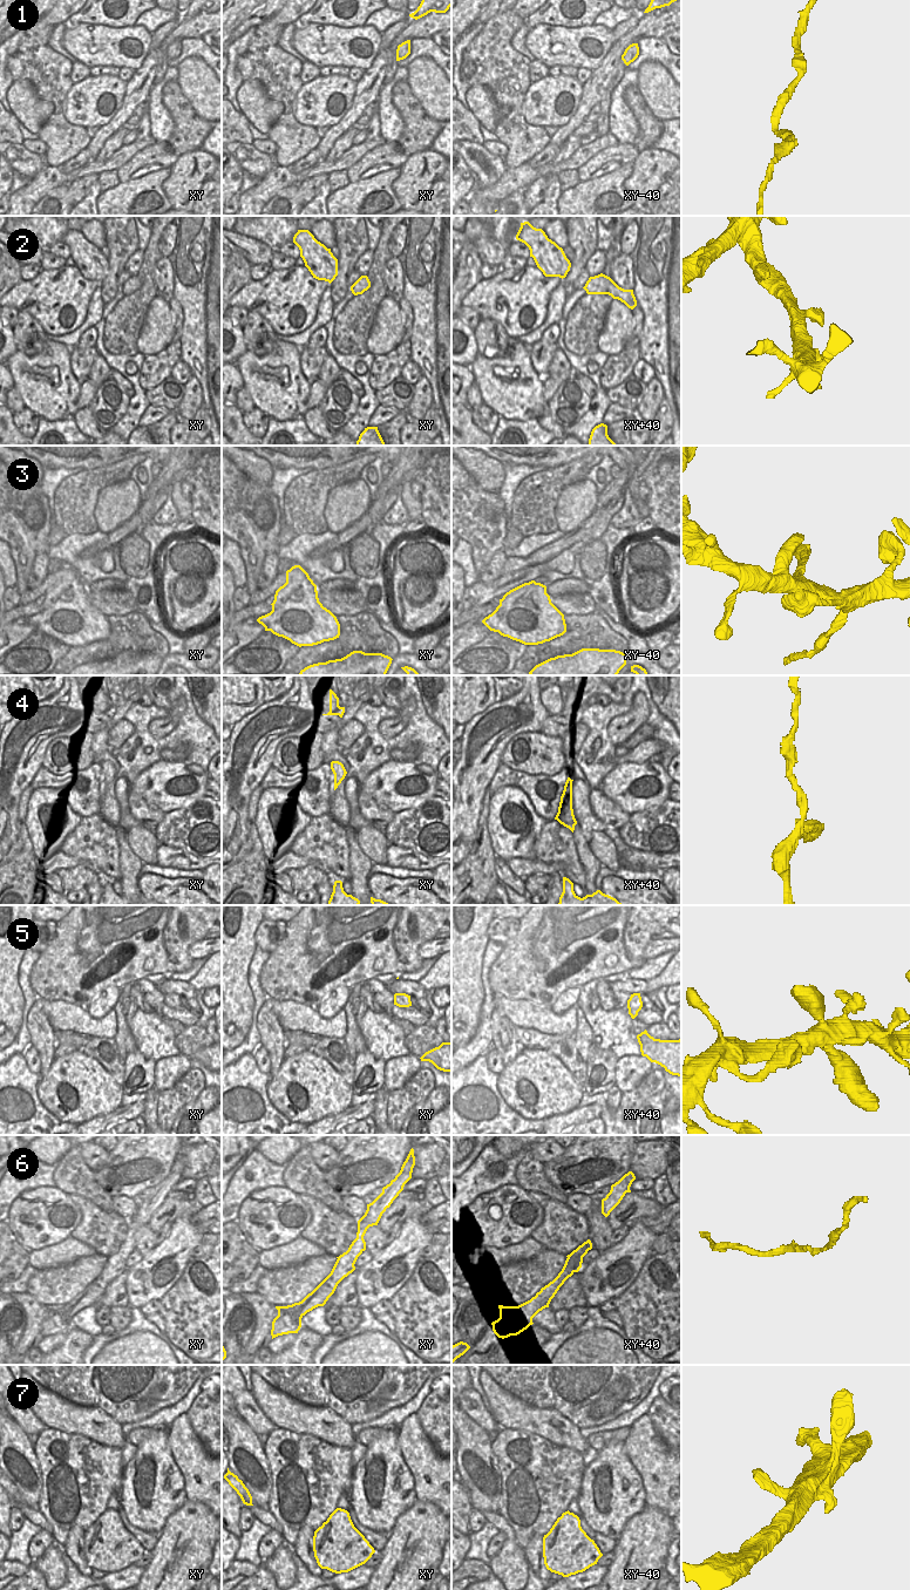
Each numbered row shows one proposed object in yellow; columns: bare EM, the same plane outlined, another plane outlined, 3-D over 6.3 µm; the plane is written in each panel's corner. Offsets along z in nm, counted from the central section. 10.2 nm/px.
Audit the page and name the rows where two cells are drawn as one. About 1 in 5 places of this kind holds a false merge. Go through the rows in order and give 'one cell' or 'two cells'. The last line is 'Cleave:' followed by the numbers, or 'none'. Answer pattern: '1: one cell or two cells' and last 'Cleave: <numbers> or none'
1: one cell
2: one cell
3: one cell
4: one cell
5: one cell
6: one cell
7: one cell
Cleave: none

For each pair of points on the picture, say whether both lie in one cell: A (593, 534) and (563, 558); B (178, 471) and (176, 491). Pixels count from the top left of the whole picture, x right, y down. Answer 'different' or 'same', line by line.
A: same
B: different

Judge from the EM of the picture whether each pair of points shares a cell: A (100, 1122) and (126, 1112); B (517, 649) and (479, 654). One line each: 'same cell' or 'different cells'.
A: same cell
B: same cell

